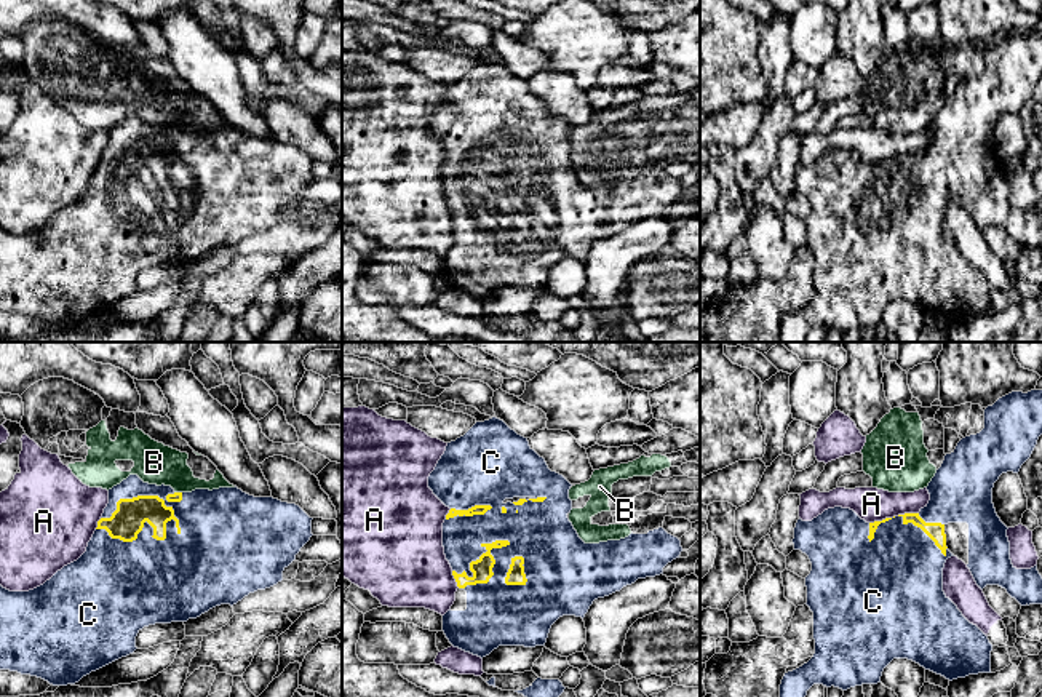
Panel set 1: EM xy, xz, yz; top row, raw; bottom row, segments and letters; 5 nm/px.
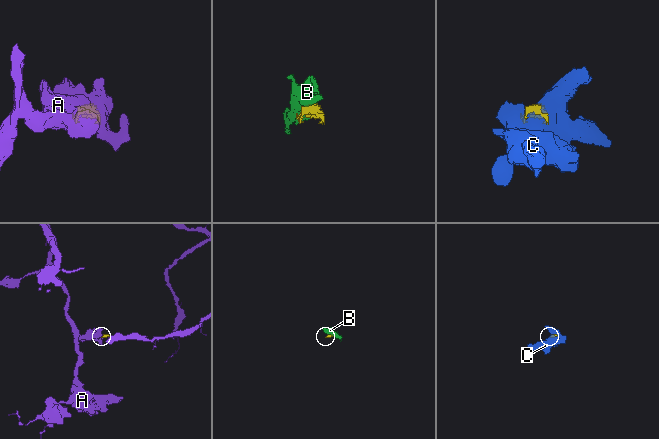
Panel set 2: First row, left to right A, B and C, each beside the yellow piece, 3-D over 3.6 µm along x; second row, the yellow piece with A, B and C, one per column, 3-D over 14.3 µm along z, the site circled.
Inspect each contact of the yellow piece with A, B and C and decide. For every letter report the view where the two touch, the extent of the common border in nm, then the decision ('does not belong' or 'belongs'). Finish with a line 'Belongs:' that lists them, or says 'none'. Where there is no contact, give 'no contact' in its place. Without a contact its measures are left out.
A: meets yellow in yz; contact 130 nm long; does not belong
B: meets yellow in xy; contact 40 nm long; does not belong
C: meets yellow in xy; contact 480 nm long; belongs
Belongs: C

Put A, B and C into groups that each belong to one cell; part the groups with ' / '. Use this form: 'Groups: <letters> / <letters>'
Groups: A / B / C

